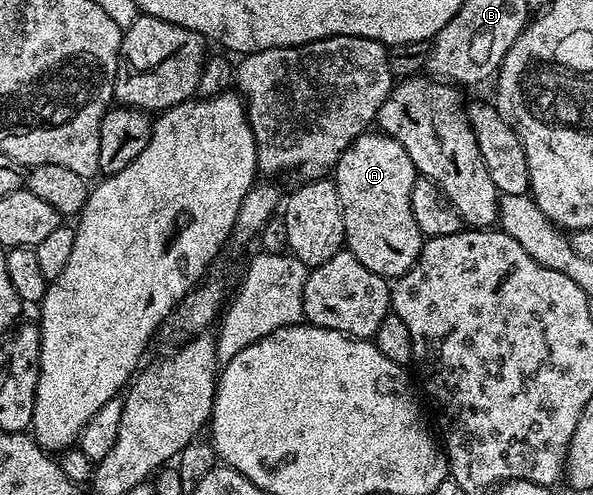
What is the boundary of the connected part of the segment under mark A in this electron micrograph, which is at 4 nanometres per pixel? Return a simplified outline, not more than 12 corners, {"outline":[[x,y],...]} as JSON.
{"outline":[[359,135],[334,168],[344,241],[395,281],[425,236],[406,149]]}

